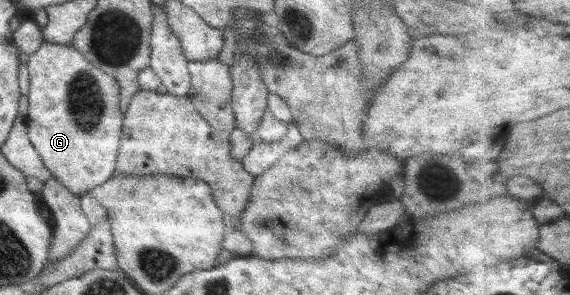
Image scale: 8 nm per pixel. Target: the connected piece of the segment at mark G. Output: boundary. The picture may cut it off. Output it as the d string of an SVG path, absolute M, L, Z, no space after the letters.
M43 42L39 49L28 56L29 102L25 122L28 137L52 177L59 180L71 193L82 195L92 187L105 183L114 175L123 125L120 110L120 87L117 80L91 65L72 45Z

